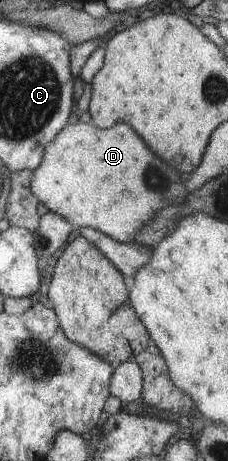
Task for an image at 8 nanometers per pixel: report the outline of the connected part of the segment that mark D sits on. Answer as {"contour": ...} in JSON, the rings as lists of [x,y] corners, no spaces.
{"contour":[[[72,121],[57,134],[57,138],[44,149],[38,168],[31,171],[29,191],[46,206],[46,209],[78,228],[91,228],[118,242],[129,243],[145,227],[154,213],[172,203],[182,203],[184,193],[180,173],[166,167],[154,157],[138,139],[128,123],[118,123],[110,128],[97,128],[92,123]]]}

